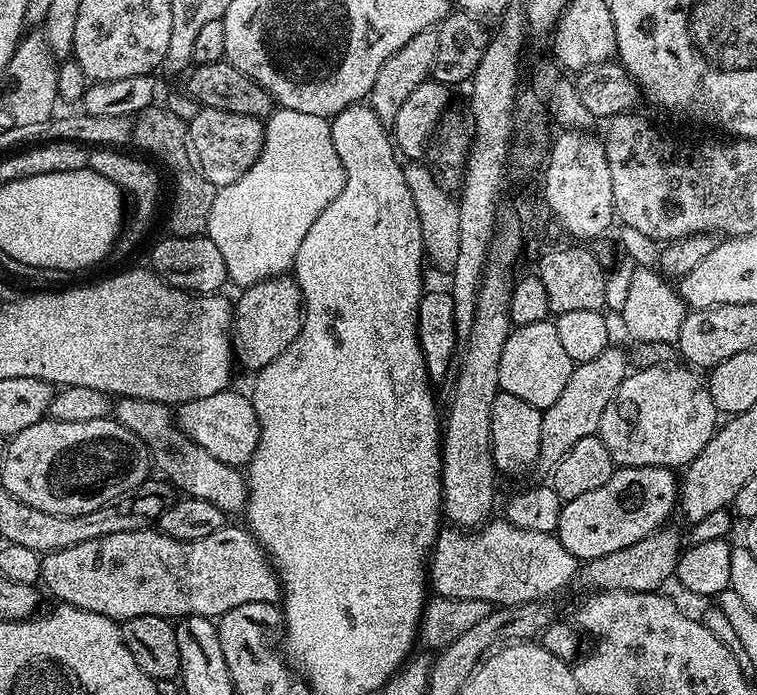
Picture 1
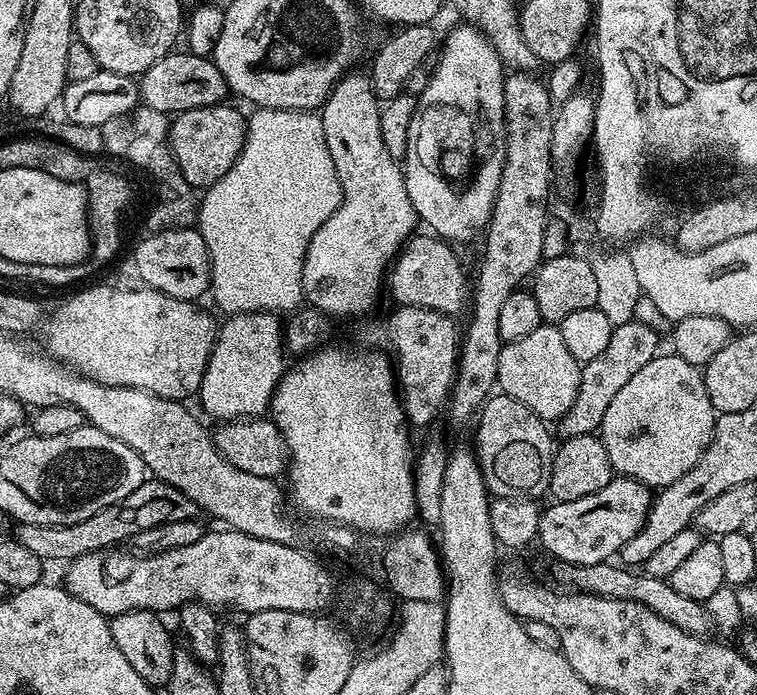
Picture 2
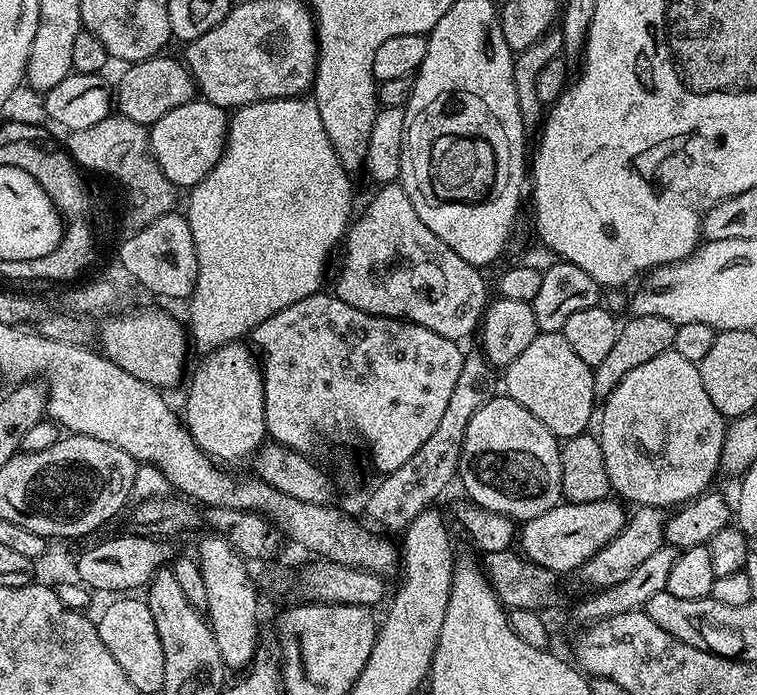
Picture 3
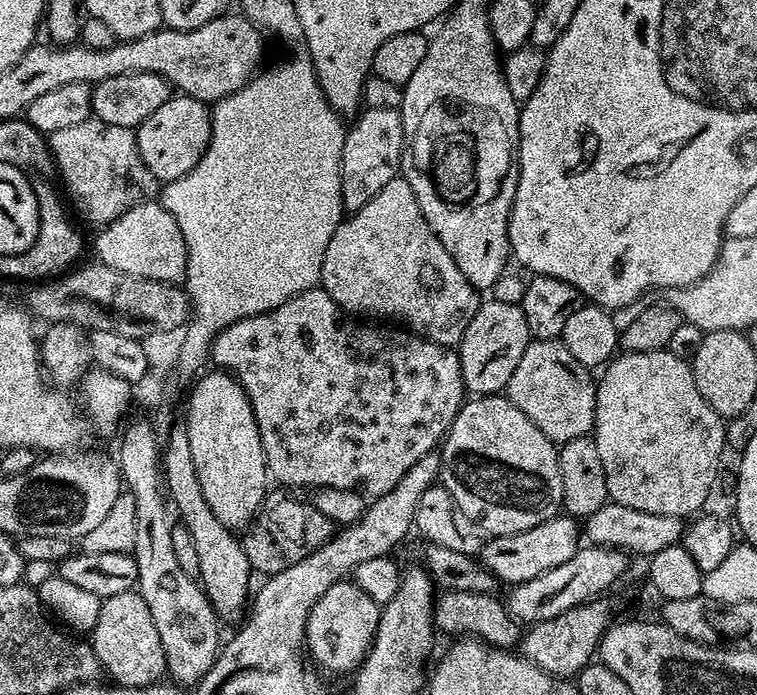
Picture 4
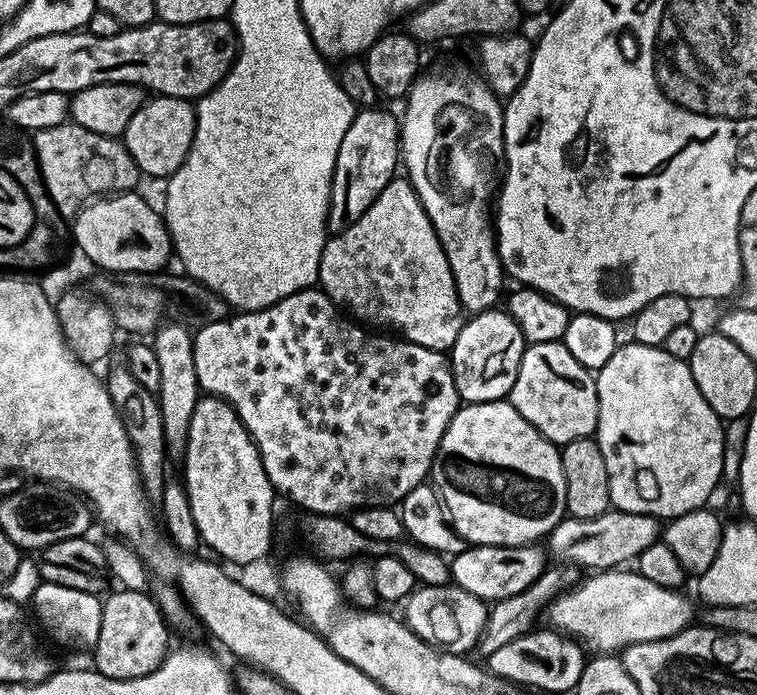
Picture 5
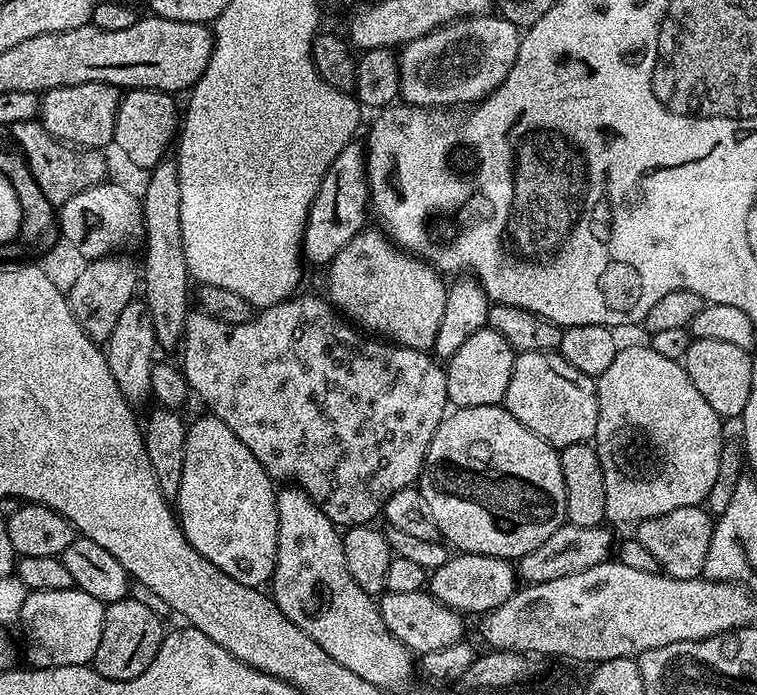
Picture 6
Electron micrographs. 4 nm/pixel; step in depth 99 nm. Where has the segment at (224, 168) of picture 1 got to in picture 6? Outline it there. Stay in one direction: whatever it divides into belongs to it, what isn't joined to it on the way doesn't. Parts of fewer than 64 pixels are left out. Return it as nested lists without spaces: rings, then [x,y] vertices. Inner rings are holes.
[[[134,88],[123,93],[114,126],[114,144],[120,147],[121,154],[134,167],[145,170],[157,168],[169,155],[182,124],[181,113],[178,108],[176,112],[176,104],[172,100],[175,99],[169,93],[156,92],[152,88]]]

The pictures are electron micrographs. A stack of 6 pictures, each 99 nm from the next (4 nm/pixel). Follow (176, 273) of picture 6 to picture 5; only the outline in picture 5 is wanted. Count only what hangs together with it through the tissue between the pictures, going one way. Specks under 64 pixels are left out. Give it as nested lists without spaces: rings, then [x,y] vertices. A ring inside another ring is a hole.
[[[165,322],[155,329],[150,340],[154,358],[158,358],[158,378],[160,379],[158,399],[162,414],[164,450],[169,457],[183,457],[190,434],[190,418],[194,418],[194,406],[202,395],[198,374],[194,374],[192,337],[193,333],[183,323]]]

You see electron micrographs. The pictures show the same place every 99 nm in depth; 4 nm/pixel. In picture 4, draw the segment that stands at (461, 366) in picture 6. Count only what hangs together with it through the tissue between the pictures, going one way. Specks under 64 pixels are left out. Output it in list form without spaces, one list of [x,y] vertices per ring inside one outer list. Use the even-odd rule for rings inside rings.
[[[485,299],[470,319],[458,345],[465,389],[473,397],[503,393],[510,382],[510,374],[514,374],[514,369],[518,367],[522,354],[526,354],[526,346],[532,339],[532,331],[526,324],[526,314],[519,303]]]

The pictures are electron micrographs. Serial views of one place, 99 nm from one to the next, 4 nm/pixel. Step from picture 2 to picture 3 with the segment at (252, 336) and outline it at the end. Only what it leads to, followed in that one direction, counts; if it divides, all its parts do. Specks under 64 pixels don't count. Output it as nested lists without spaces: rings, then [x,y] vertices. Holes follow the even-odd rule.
[[[237,342],[218,346],[203,357],[204,361],[196,368],[196,373],[187,381],[188,397],[184,400],[182,419],[188,433],[196,445],[212,457],[213,461],[224,466],[251,461],[260,445],[266,440],[266,418],[264,417],[264,373],[260,367],[257,353],[247,343]]]

